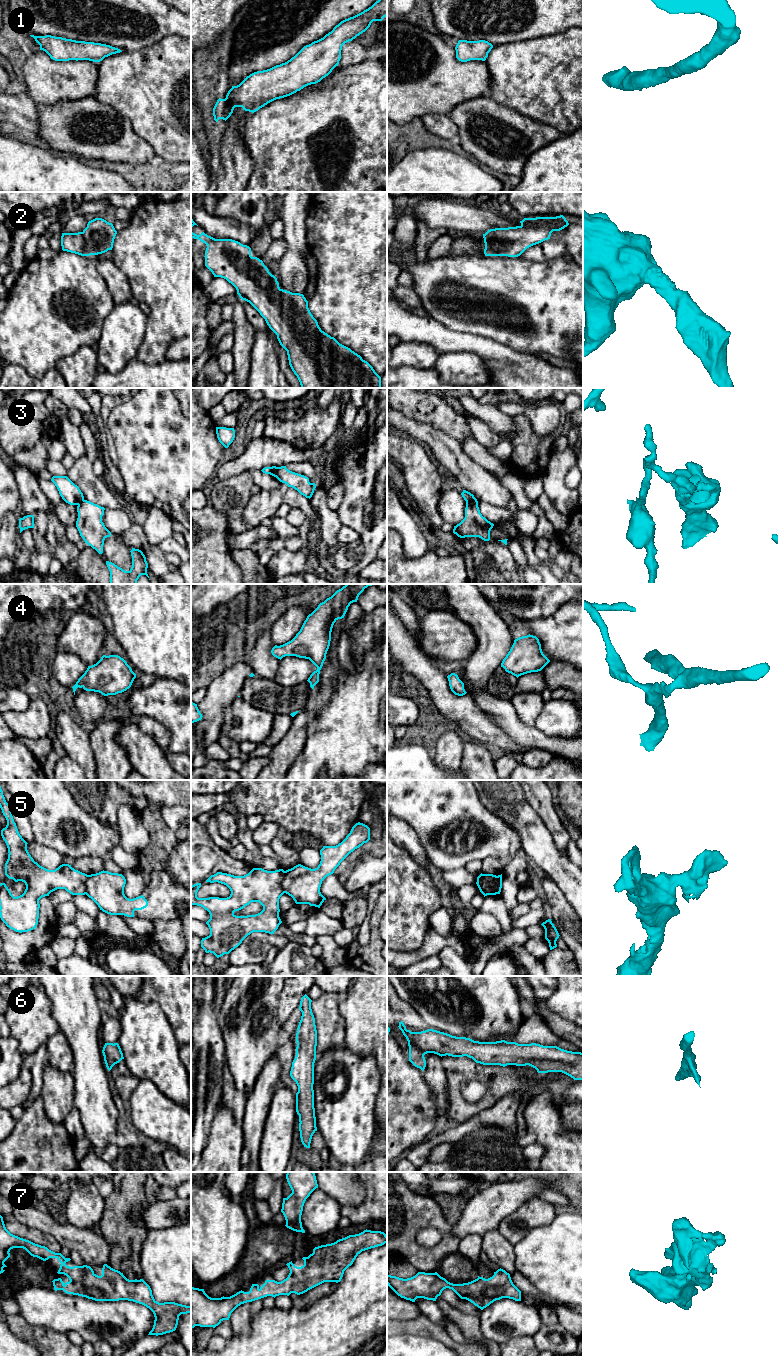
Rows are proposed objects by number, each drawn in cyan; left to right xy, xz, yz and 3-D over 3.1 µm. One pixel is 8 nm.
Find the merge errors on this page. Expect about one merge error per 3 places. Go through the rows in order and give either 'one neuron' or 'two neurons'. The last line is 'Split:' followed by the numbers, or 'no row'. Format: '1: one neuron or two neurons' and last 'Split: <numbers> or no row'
1: one neuron
2: one neuron
3: two neurons
4: one neuron
5: two neurons
6: one neuron
7: one neuron
Split: 3, 5

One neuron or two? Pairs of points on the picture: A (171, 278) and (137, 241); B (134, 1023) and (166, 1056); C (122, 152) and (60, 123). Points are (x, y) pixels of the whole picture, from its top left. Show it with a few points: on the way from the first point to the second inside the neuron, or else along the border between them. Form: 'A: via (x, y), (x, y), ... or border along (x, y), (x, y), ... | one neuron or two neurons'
A: via (163, 269), (144, 250) | one neuron
B: via (142, 1031), (158, 1048) | one neuron
C: via (105, 146), (80, 145), (72, 140) | one neuron

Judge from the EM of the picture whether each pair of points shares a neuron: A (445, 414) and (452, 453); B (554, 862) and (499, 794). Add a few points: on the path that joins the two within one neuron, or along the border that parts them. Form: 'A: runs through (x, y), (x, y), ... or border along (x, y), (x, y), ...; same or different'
A: border along (428, 424), (442, 430), (459, 442); different
B: runs through (537, 845), (531, 828), (516, 811); same

